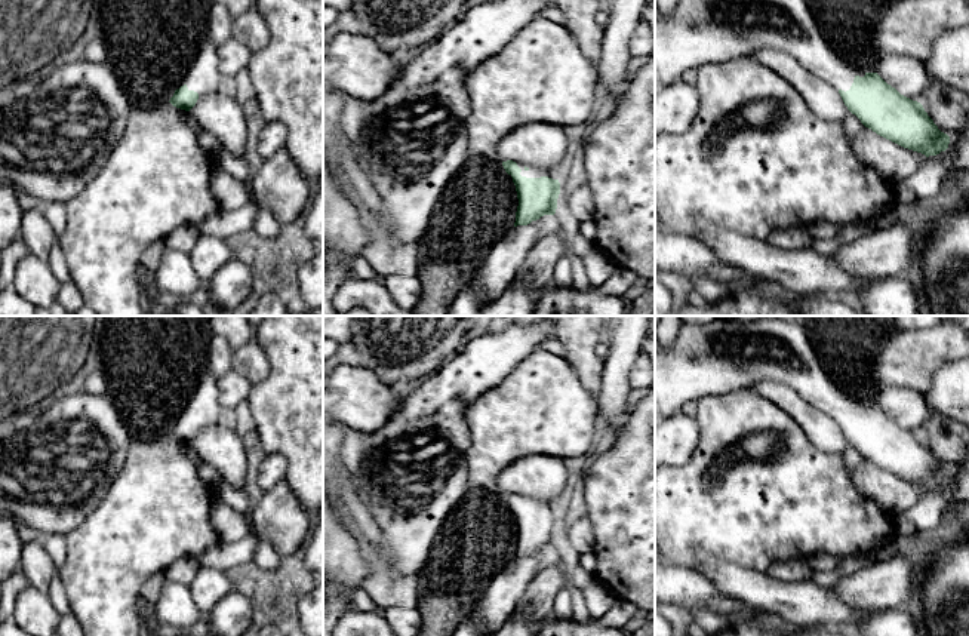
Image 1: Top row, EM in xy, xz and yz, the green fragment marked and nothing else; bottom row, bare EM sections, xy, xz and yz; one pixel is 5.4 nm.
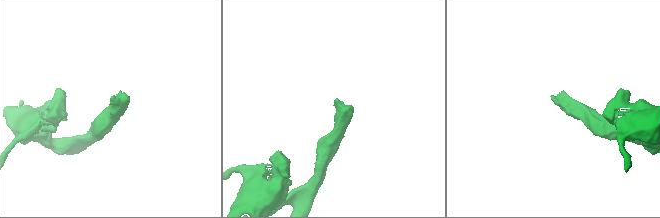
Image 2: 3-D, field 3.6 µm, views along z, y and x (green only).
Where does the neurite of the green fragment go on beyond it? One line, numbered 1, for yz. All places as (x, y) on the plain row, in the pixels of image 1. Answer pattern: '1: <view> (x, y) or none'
1: yz (723, 356)

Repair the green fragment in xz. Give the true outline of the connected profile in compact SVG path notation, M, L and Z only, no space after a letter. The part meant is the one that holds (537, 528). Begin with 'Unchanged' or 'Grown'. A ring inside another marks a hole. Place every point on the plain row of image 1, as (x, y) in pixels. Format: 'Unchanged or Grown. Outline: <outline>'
Grown. Outline: M513 492L502 494L502 498L513 510L519 531L514 559L556 546L560 526L559 511L548 510L544 503L530 503Z

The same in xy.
Grown. Outline: M206 371L194 382L194 396L190 402L187 415L175 423L170 436L176 440L190 443L202 423L215 423L225 418L219 403L218 378Z

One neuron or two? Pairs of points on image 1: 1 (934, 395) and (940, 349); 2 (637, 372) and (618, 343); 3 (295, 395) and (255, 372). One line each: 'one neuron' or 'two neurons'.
1: two neurons
2: two neurons
3: two neurons

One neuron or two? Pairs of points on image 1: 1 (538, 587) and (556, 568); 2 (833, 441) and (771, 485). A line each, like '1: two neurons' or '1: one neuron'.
1: one neuron
2: two neurons

